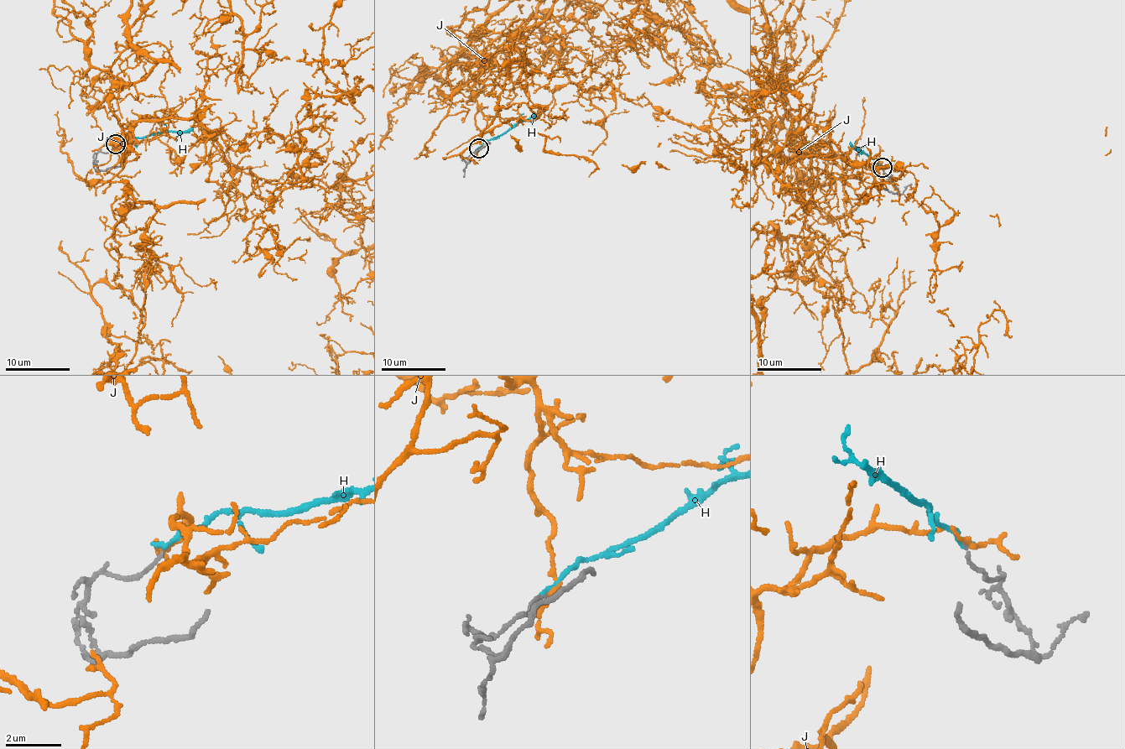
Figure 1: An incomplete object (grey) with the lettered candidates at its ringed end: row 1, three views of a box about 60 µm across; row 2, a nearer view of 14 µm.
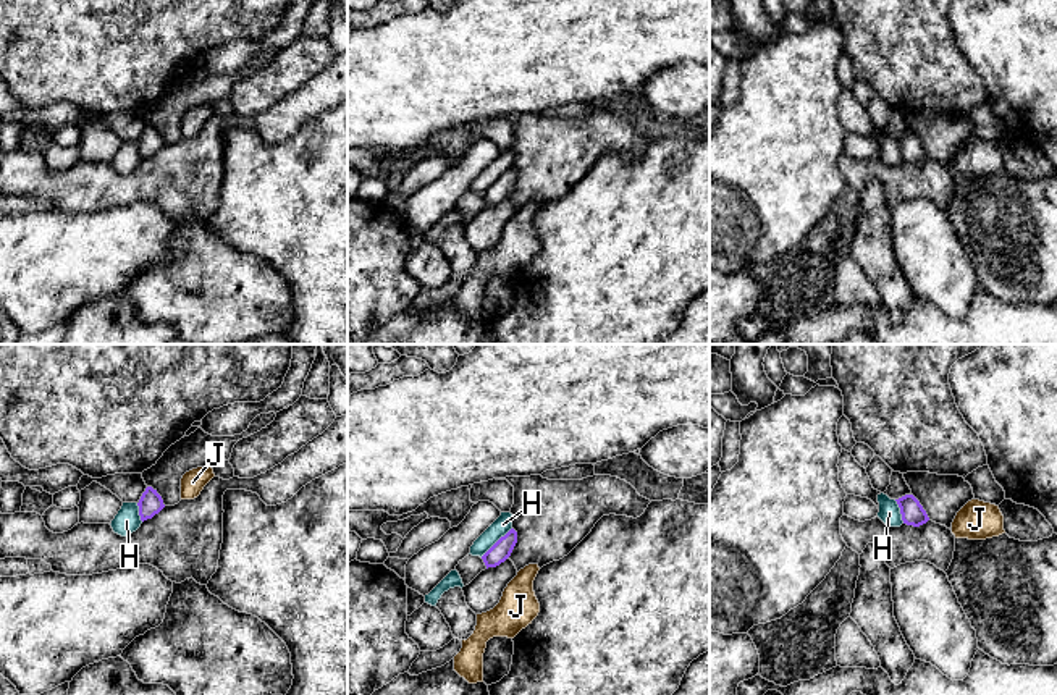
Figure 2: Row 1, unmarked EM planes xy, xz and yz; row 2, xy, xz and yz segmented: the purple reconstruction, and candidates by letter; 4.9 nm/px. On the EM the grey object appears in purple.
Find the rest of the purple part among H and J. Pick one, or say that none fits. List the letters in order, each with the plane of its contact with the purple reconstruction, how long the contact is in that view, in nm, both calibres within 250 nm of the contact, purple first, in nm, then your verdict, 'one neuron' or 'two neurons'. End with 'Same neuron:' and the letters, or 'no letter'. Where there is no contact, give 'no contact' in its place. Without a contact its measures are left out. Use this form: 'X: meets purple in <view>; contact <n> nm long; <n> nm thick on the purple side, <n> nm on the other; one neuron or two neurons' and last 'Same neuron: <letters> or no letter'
H: meets purple in xz; contact 220 nm long; 100 nm thick on the purple side, 90 nm on the other; two neurons
J: no contact; one neuron
Same neuron: J

